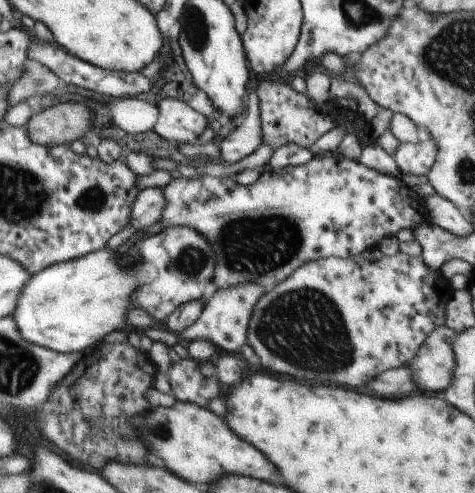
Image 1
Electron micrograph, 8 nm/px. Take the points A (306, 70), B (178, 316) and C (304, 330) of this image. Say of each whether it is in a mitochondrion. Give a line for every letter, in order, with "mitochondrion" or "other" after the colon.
A: other
B: other
C: mitochondrion

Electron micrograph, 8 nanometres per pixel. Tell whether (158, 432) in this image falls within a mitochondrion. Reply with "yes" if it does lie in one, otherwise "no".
yes

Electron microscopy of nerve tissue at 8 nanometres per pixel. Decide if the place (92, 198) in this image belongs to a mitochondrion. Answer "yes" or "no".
yes

